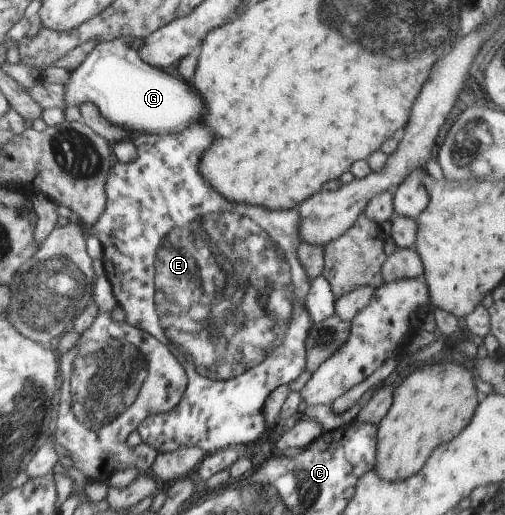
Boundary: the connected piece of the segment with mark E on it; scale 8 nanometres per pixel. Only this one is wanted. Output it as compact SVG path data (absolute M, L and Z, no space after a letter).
M192 125L192 129L186 129L184 133L166 133L166 135L142 133L131 138L138 149L137 157L130 162L114 161L105 184L107 205L100 218L92 225L90 235L95 236L102 243L103 274L112 285L116 302L126 312L126 323L142 329L166 346L184 367L188 377L187 391L179 405L167 413L149 416L136 430L142 442L158 453L172 452L184 447L200 447L206 454L214 454L229 446L243 449L249 443L252 445L258 442L269 429L263 415L263 408L270 393L280 385L292 383L306 369L306 339L315 323L306 309L306 295L311 289L311 280L297 255L298 246L302 242L299 235L300 215L296 209L270 211L270 209L254 207L246 203L232 203L224 199L220 193L216 193L216 189L208 185L208 181L204 181L204 177L200 175L202 153L216 141L214 131L206 125Z

